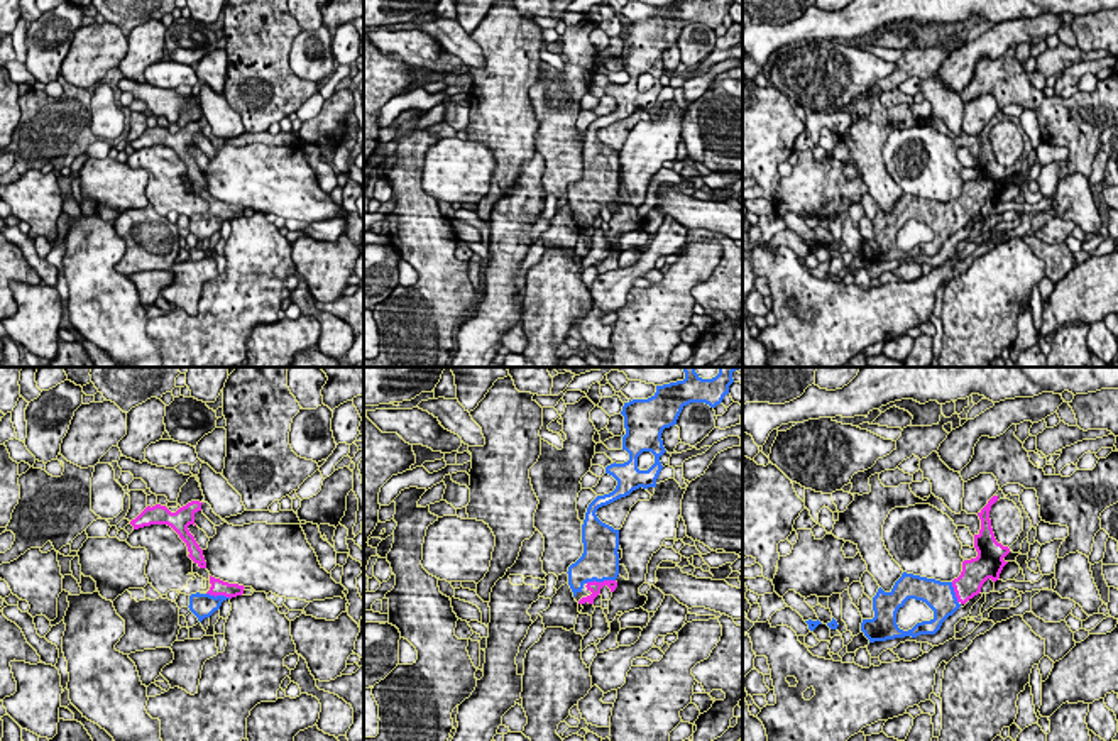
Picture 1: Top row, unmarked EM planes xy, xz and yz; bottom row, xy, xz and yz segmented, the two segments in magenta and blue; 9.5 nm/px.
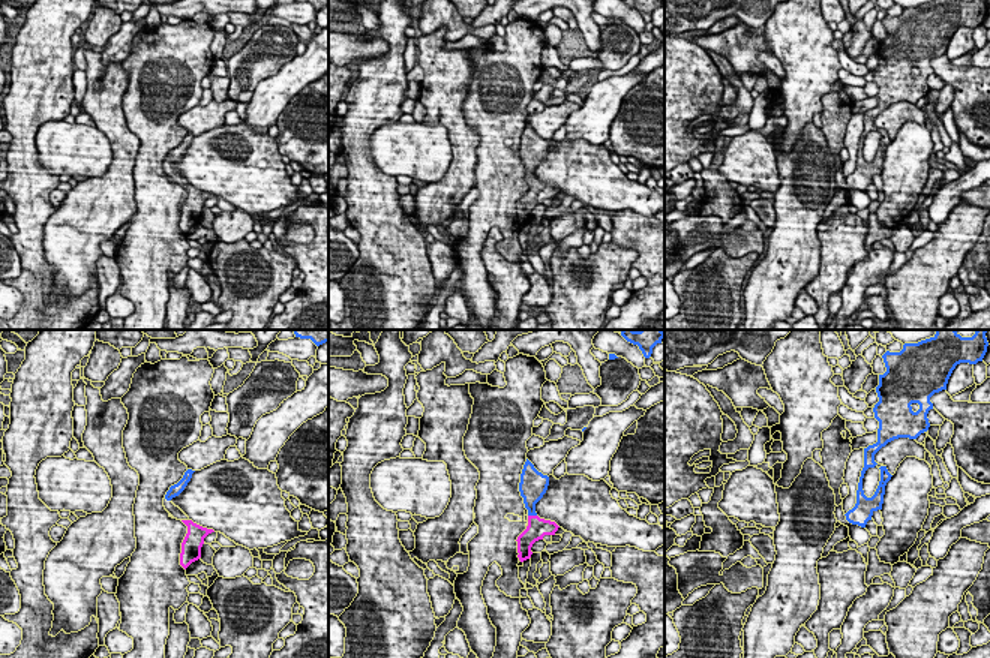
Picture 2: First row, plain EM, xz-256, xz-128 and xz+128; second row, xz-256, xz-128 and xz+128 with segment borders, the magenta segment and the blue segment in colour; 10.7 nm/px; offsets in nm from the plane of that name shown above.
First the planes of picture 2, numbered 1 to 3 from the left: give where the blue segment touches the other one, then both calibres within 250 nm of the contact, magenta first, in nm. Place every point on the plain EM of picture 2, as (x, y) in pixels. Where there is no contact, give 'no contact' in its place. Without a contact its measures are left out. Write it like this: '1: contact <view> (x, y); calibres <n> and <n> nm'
1: no contact
2: contact xz-128 (533, 180); calibres 220 and 220 nm
3: no contact

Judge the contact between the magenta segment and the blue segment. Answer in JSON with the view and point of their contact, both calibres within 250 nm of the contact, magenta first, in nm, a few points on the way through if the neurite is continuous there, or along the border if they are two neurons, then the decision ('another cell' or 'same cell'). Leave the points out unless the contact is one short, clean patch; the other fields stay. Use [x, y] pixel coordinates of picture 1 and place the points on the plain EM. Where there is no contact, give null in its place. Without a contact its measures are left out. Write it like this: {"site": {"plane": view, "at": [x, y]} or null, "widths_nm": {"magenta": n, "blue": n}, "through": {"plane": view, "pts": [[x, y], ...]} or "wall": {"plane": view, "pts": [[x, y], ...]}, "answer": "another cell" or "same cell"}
{"site": {"plane": "xz", "at": [599, 203]}, "widths_nm": {"magenta": 120, "blue": 360}, "through": {"plane": "xz", "pts": [[594, 208], [599, 203], [599, 183]]}, "answer": "same cell"}

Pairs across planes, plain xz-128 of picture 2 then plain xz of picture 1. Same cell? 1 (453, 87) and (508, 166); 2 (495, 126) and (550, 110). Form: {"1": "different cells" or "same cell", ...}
{"1": "same cell", "2": "same cell"}

